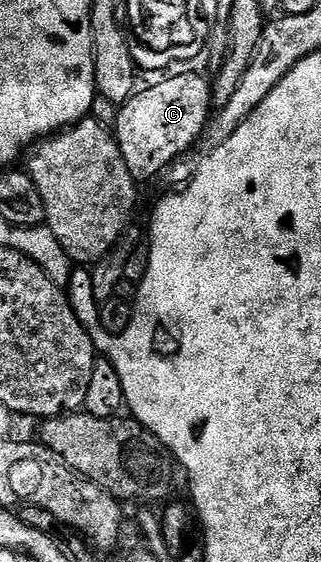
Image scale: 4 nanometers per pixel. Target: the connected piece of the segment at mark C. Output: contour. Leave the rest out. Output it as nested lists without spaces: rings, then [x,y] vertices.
[[[174,74],[171,78],[148,87],[147,90],[141,90],[131,94],[127,102],[121,103],[116,123],[118,147],[124,156],[124,164],[128,164],[128,172],[132,172],[136,180],[154,178],[157,174],[159,177],[167,166],[183,157],[187,153],[186,149],[197,138],[199,141],[203,137],[212,113],[211,83],[207,79],[205,82],[198,74]]]

